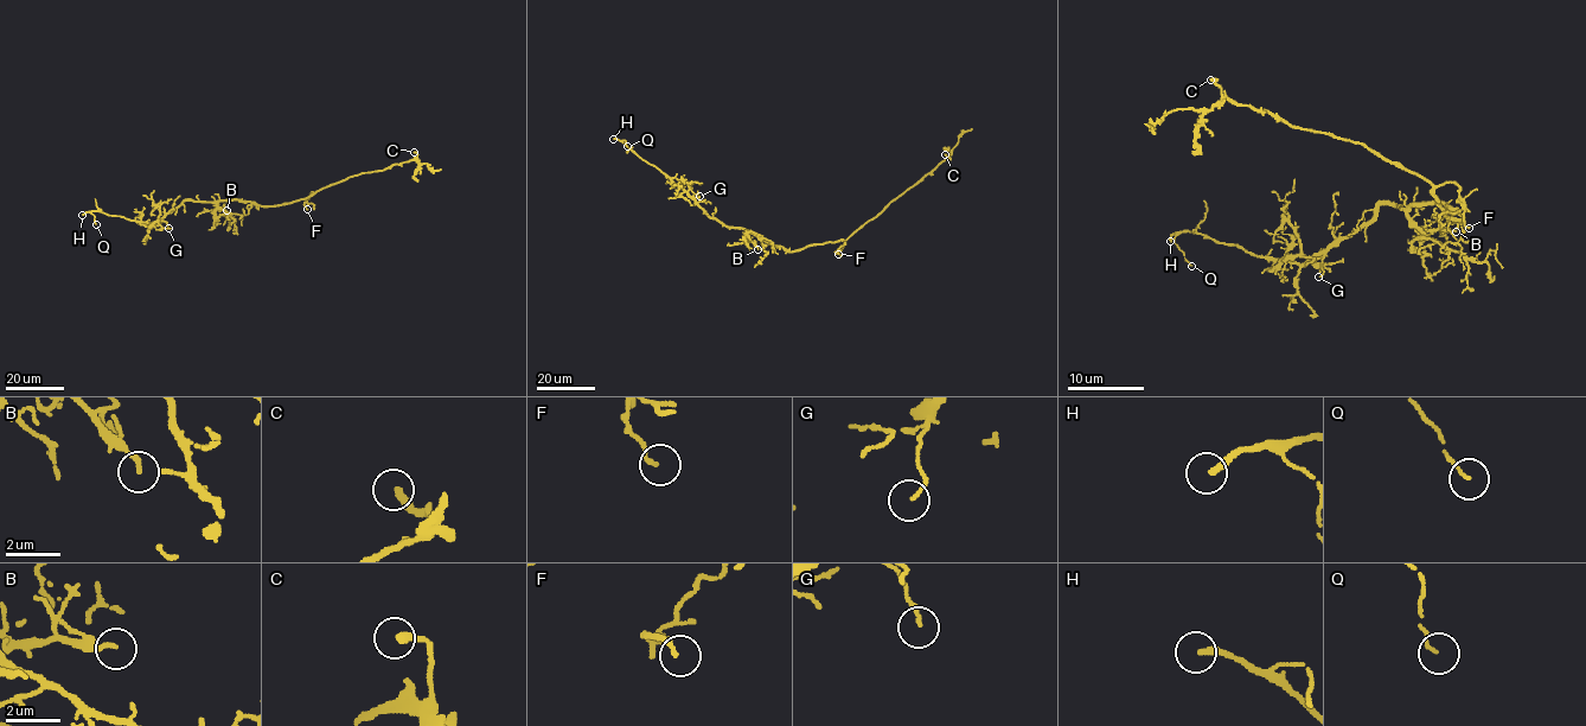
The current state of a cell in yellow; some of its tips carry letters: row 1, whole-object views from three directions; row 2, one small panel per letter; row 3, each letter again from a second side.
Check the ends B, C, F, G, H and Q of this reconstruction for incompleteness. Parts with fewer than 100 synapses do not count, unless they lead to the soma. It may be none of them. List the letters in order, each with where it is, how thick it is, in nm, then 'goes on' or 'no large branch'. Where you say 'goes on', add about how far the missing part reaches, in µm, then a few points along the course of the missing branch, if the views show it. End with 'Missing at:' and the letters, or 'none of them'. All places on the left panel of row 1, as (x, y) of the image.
B: place (226, 210); calibre 190 nm; no large branch
C: place (414, 152); calibre 280 nm; no large branch
F: place (307, 209); calibre 150 nm; no large branch
G: place (168, 228); calibre 110 nm; no large branch
H: place (82, 215); calibre 240 nm; goes on; missing 25 µm; course (82, 215), (39, 228), (32, 239)
Q: place (96, 224); calibre 80 nm; no large branch
Missing at: H

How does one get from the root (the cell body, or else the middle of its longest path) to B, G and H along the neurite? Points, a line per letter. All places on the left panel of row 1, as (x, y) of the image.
B: (264, 205), (240, 199), (217, 203), (218, 210), (226, 210)
G: (264, 205), (240, 199), (184, 201), (162, 218), (168, 228)
H: (264, 205), (240, 199), (184, 201), (153, 223), (96, 210), (82, 215)

